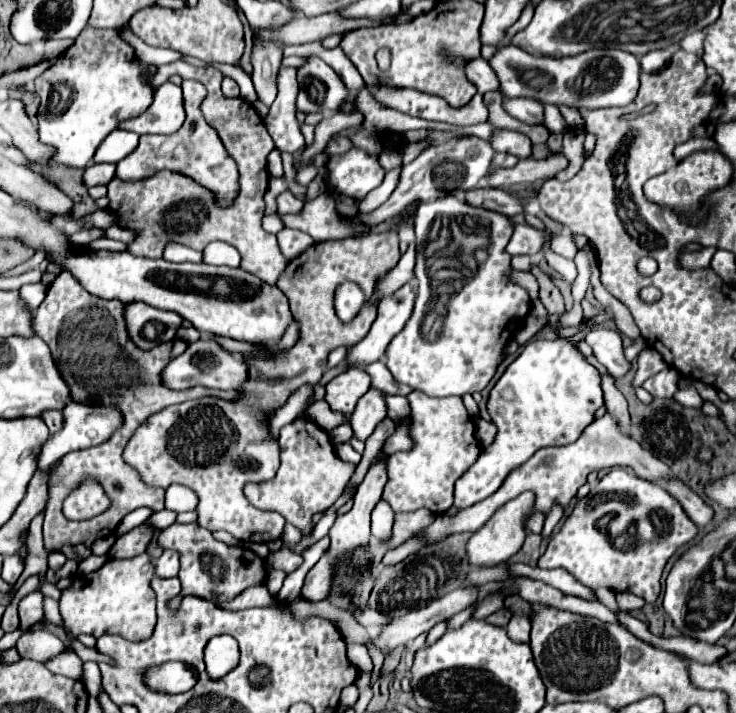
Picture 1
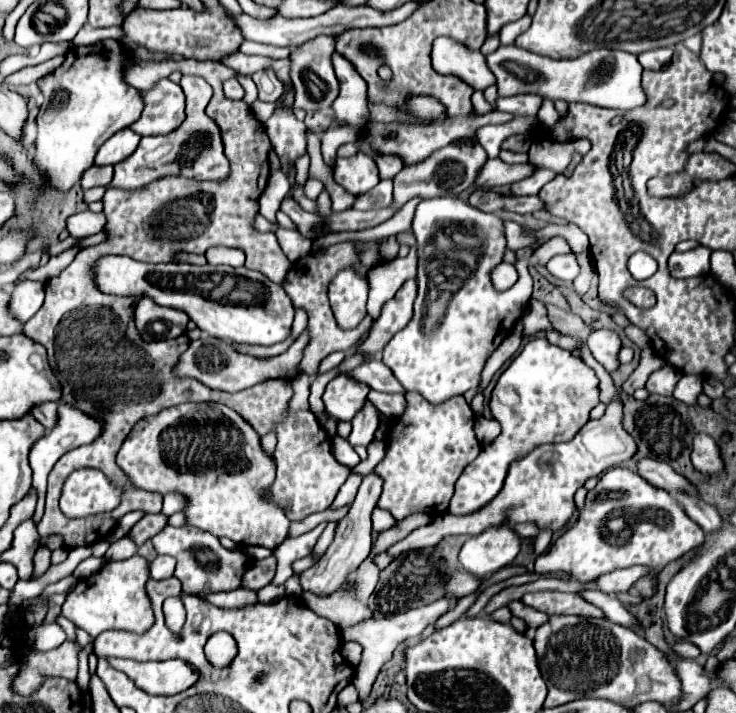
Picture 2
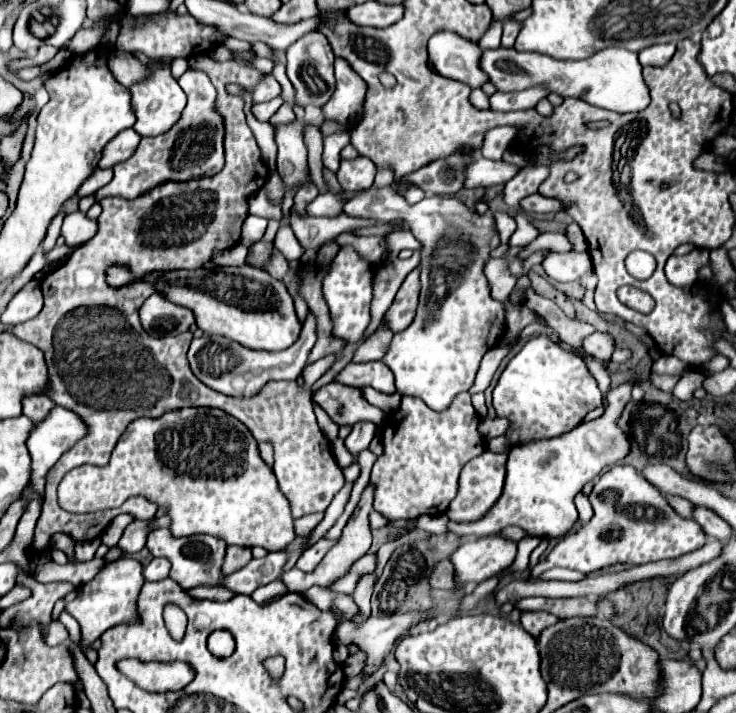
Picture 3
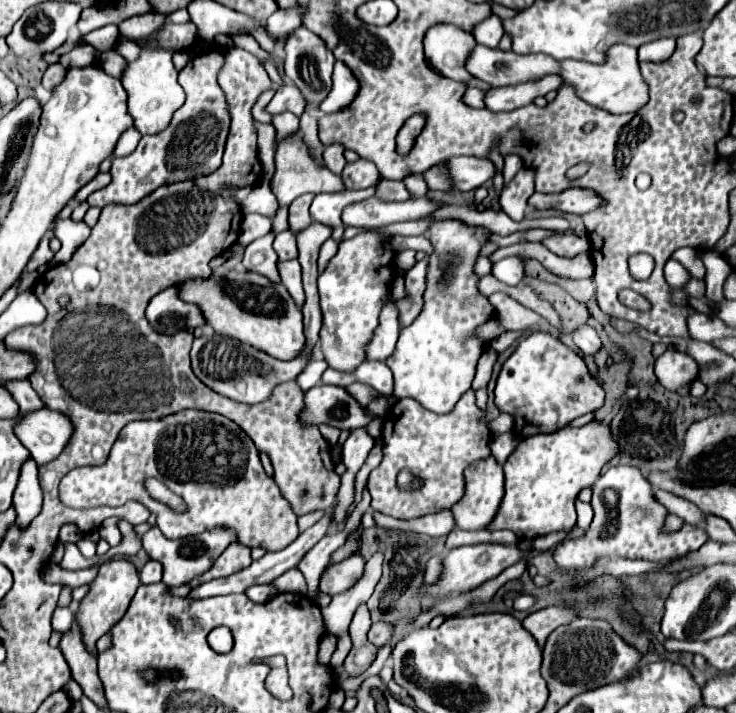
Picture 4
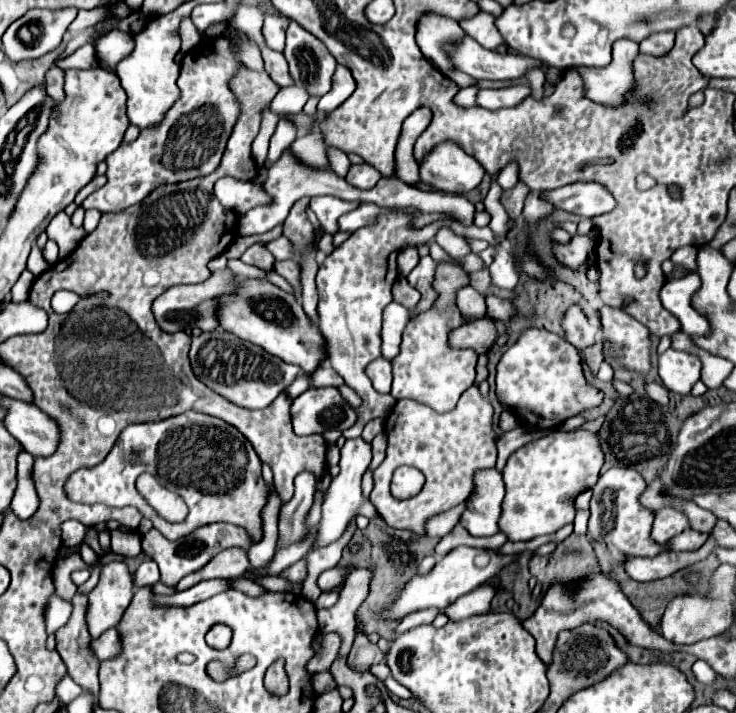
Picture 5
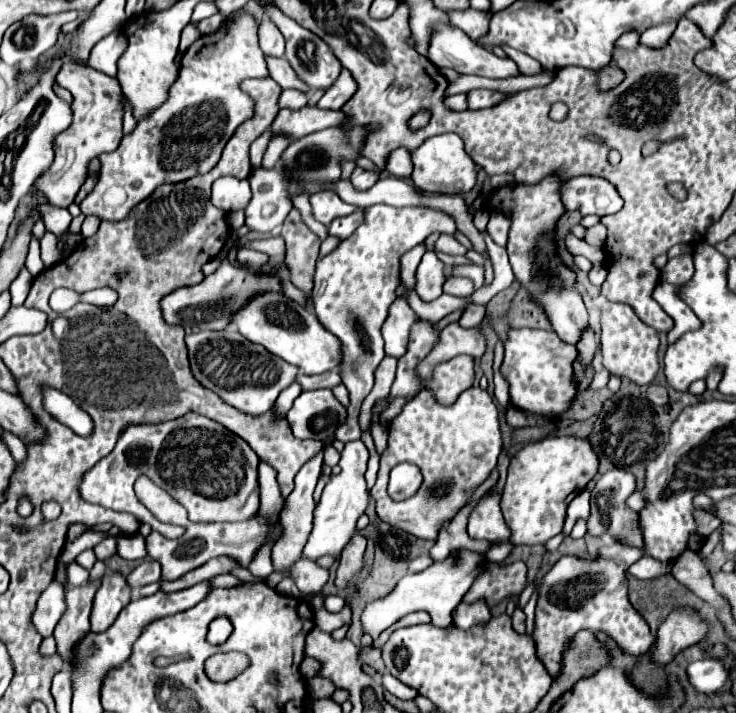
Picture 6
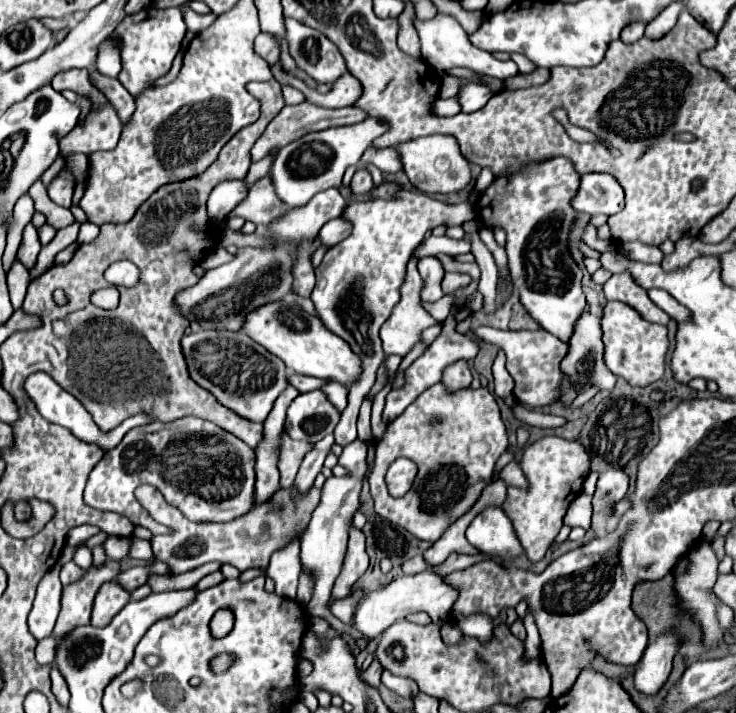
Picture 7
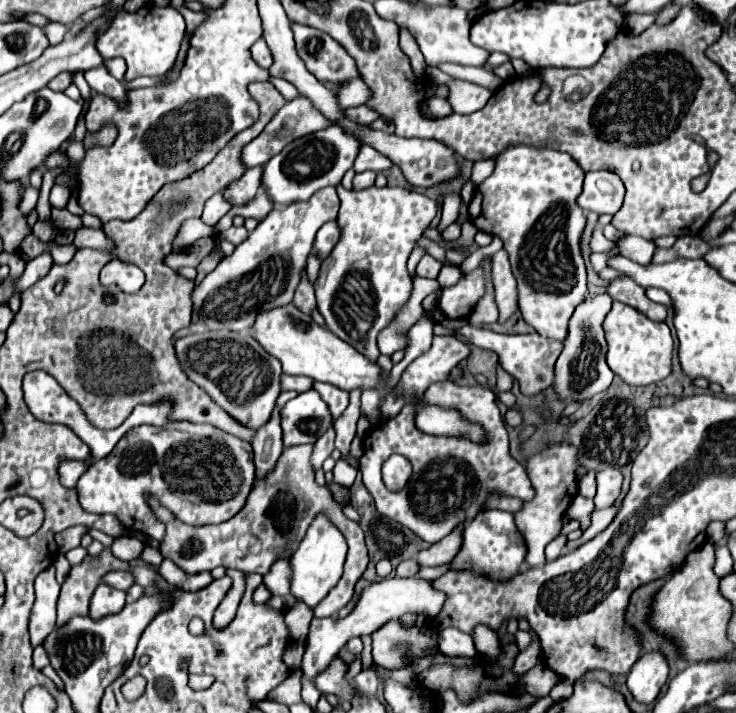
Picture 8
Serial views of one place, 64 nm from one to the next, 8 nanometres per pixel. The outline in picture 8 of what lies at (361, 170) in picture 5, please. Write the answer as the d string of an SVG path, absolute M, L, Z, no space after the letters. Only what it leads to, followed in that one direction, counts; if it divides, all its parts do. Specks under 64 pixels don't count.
M360 172L354 176L354 190L364 190L364 188L370 188L374 186L374 178L376 178L376 172Z

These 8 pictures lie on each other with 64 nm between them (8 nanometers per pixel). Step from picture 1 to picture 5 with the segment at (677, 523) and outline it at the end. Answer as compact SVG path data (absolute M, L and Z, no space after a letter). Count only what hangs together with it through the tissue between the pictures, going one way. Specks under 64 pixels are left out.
M610 468L600 476L596 486L592 488L590 500L590 522L588 522L588 538L602 542L604 546L614 546L618 552L626 556L658 556L666 550L670 552L684 552L684 550L698 550L706 540L708 534L698 530L684 530L682 534L674 536L668 544L658 544L652 540L652 522L656 512L650 508L640 506L640 494L646 490L644 478L630 468Z

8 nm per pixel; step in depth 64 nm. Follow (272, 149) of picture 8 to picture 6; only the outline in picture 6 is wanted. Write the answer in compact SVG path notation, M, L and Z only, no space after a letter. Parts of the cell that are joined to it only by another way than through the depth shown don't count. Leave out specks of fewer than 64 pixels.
M304 106L302 110L280 110L276 120L272 122L272 130L286 132L292 138L302 138L322 128L338 126L342 120L344 114L340 110L322 110Z

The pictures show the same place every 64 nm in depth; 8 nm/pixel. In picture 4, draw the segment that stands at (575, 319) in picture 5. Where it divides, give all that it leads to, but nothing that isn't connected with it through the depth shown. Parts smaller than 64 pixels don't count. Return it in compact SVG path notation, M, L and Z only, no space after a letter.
M586 324L574 332L574 342L584 354L596 354L602 348L602 340L600 340L598 332Z

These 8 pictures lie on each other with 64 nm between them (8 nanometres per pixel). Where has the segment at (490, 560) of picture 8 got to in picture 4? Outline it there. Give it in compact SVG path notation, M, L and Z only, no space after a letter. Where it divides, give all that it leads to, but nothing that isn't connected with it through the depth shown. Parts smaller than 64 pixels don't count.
M494 456L476 460L466 468L464 482L466 482L464 496L454 504L454 508L450 508L450 512L452 512L458 528L484 530L488 526L488 522L492 520L492 516L496 514L498 504L500 504L500 500L504 496L504 472L502 472L502 466L496 462Z

